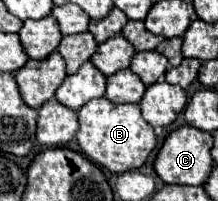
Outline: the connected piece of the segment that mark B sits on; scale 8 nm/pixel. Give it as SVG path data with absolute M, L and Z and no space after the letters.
M99 97L85 103L77 115L79 115L79 131L75 137L79 141L81 153L95 165L105 167L111 173L125 173L131 169L139 169L157 145L153 127L143 121L139 105L115 105L109 99Z

